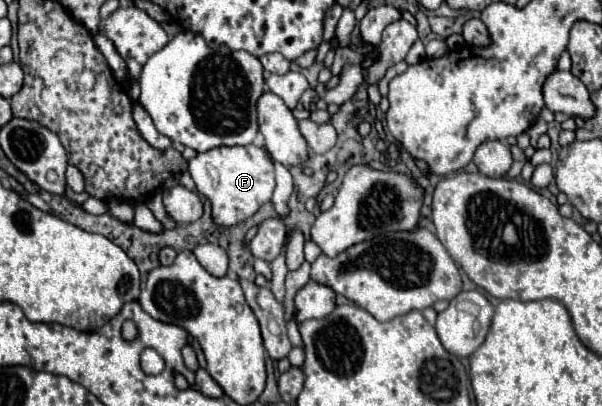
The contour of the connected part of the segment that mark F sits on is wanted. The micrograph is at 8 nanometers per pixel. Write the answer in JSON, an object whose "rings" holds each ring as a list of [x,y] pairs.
{"rings":[[[232,146],[214,148],[198,154],[188,162],[188,172],[196,182],[200,194],[212,202],[212,218],[220,226],[234,226],[250,218],[264,202],[272,198],[274,192],[274,166],[264,148]]]}

